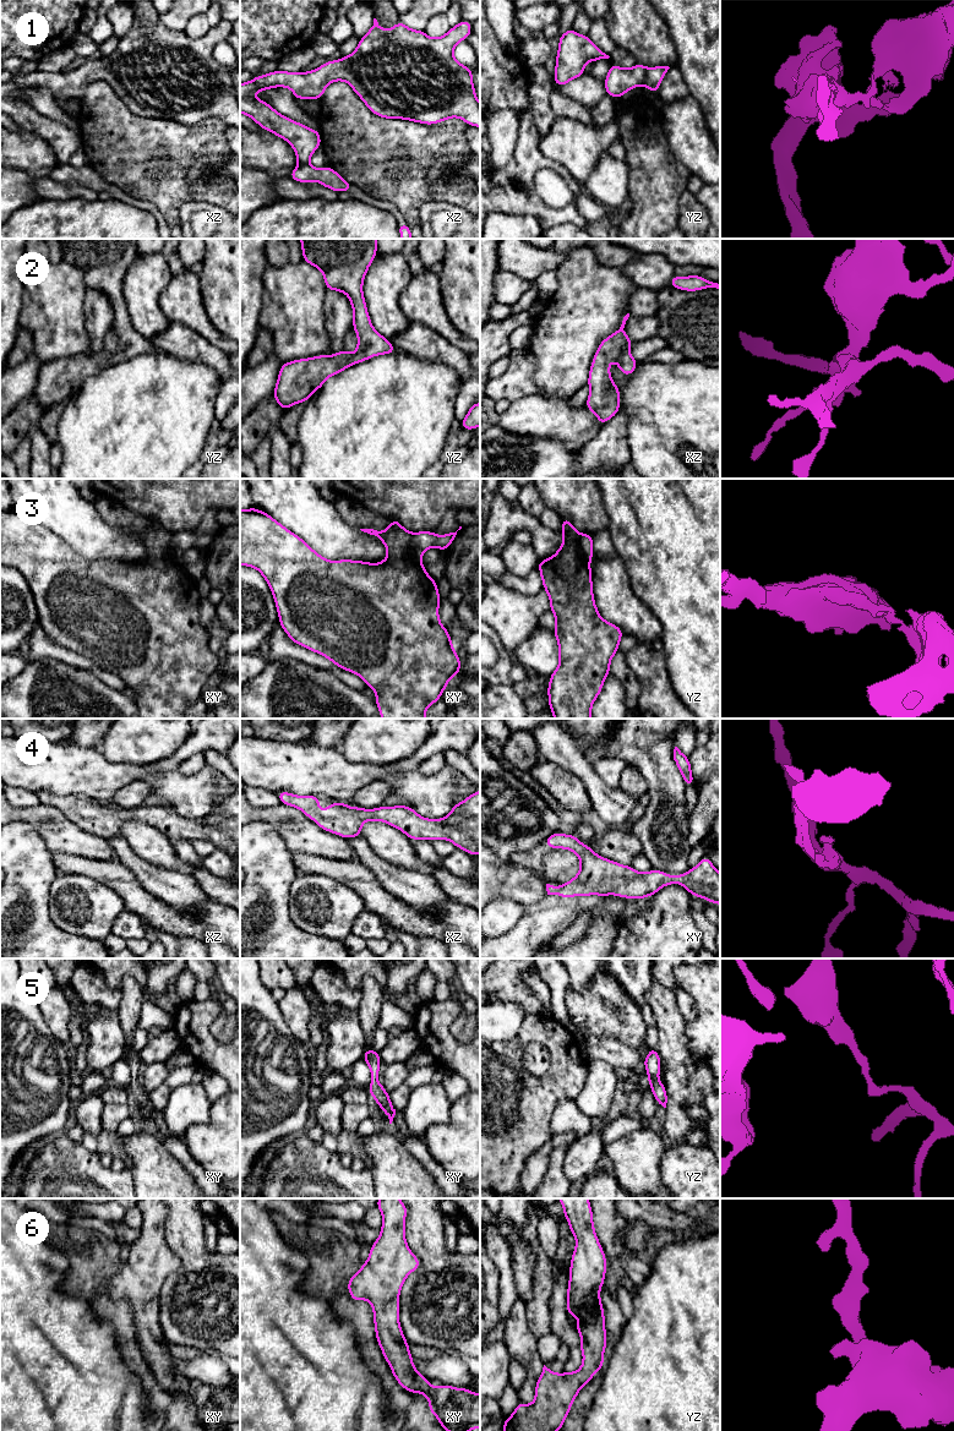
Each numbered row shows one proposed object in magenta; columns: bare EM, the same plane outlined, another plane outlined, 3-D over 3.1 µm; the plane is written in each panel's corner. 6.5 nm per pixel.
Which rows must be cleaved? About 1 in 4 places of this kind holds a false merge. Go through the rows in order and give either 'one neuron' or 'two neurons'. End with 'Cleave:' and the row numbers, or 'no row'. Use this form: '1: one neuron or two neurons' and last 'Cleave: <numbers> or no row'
1: two neurons
2: one neuron
3: two neurons
4: one neuron
5: one neuron
6: one neuron
Cleave: 1, 3

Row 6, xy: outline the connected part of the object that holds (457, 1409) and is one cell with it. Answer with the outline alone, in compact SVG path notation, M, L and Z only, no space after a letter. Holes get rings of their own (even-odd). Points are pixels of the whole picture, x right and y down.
M378 1198L376 1207L383 1217L381 1234L371 1245L369 1258L348 1280L348 1290L353 1301L367 1300L374 1310L374 1323L377 1343L388 1362L397 1382L410 1393L421 1393L429 1399L429 1409L440 1426L446 1431L471 1431L480 1429L480 1394L468 1388L456 1388L448 1384L432 1387L430 1381L420 1375L409 1351L399 1323L399 1294L405 1278L420 1267L420 1260L410 1251L405 1240L407 1206L399 1198Z

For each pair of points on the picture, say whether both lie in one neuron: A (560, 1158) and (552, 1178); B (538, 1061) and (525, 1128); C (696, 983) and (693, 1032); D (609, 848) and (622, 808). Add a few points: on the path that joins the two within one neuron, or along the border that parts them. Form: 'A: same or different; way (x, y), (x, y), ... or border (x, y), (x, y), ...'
A: same; way (556, 1163), (556, 1173)
B: different; border (524, 1049), (524, 1066), (535, 1076), (545, 1075)
C: same; way (703, 995), (703, 1020)
D: different; border (628, 825), (611, 828)

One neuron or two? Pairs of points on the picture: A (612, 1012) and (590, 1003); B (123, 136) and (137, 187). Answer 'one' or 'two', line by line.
A: one
B: one

